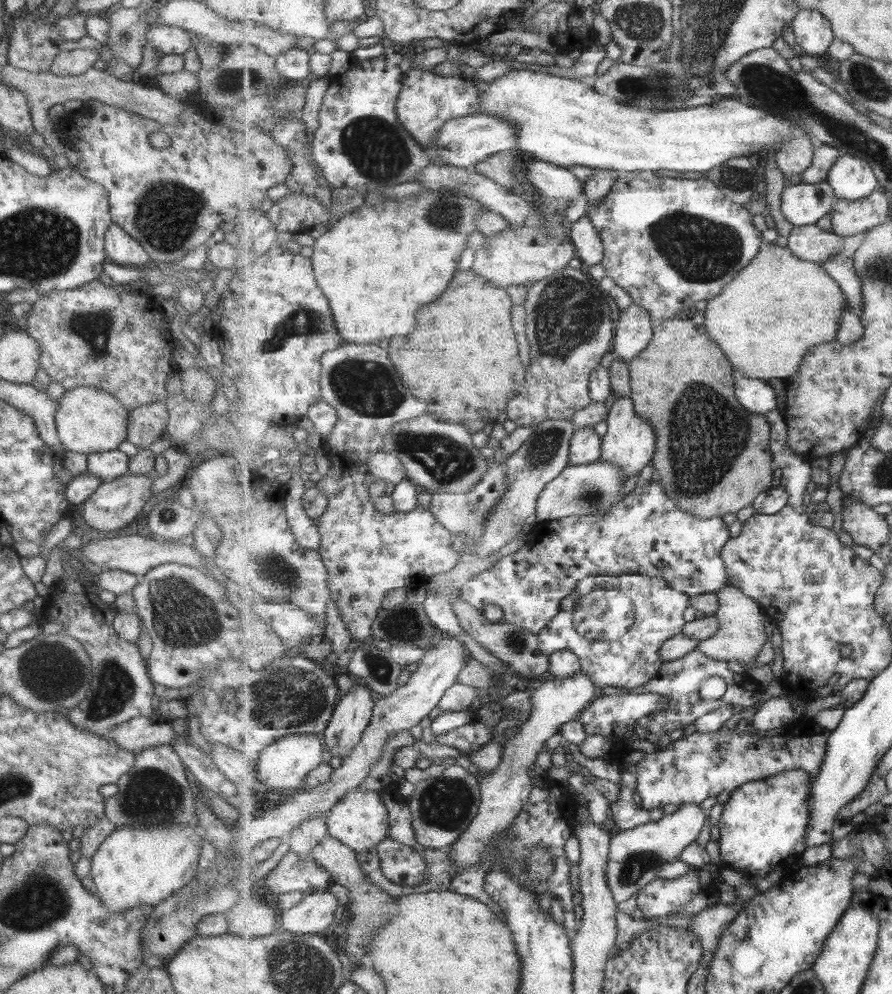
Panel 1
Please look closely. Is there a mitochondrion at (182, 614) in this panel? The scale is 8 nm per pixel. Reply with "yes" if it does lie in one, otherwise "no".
yes

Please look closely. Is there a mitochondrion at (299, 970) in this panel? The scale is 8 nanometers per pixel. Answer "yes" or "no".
yes

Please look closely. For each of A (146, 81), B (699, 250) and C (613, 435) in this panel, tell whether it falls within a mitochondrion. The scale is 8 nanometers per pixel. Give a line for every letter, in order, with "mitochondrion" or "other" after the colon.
A: other
B: mitochondrion
C: other

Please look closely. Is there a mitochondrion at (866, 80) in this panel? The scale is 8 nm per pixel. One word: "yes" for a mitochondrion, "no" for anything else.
yes

